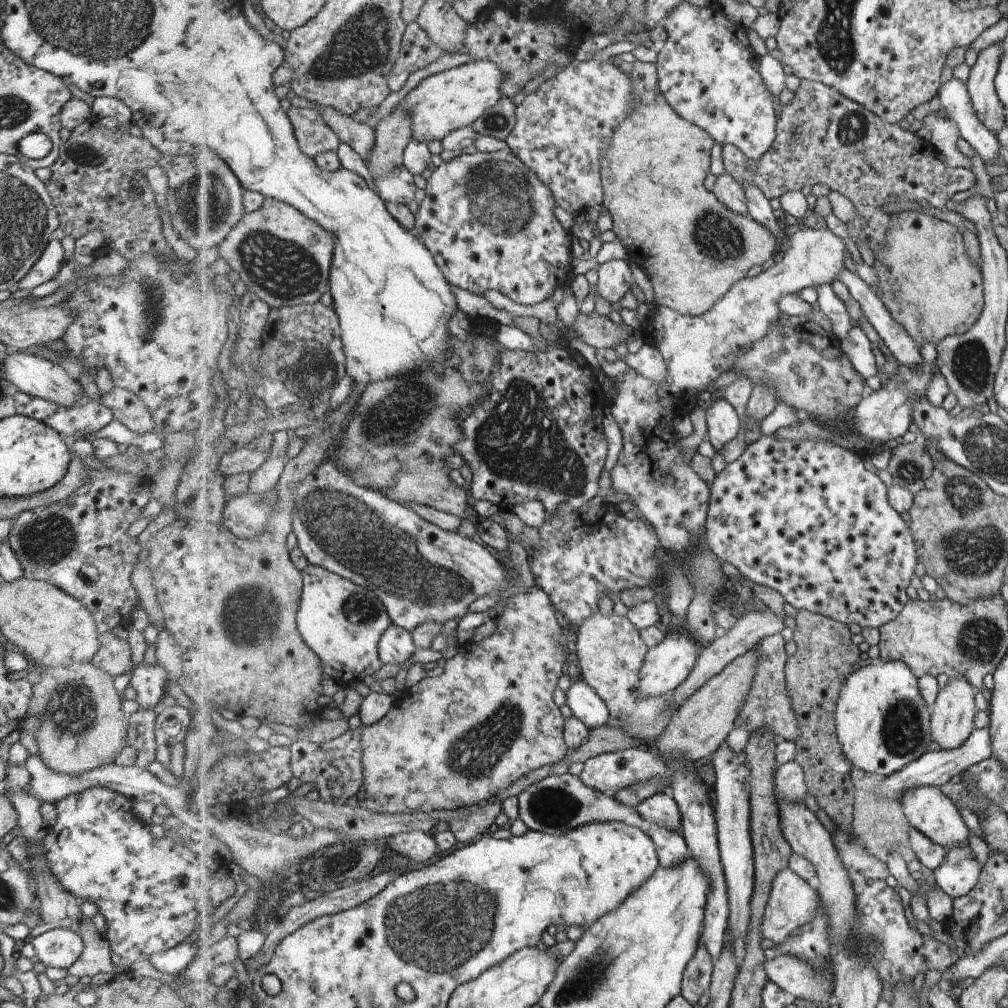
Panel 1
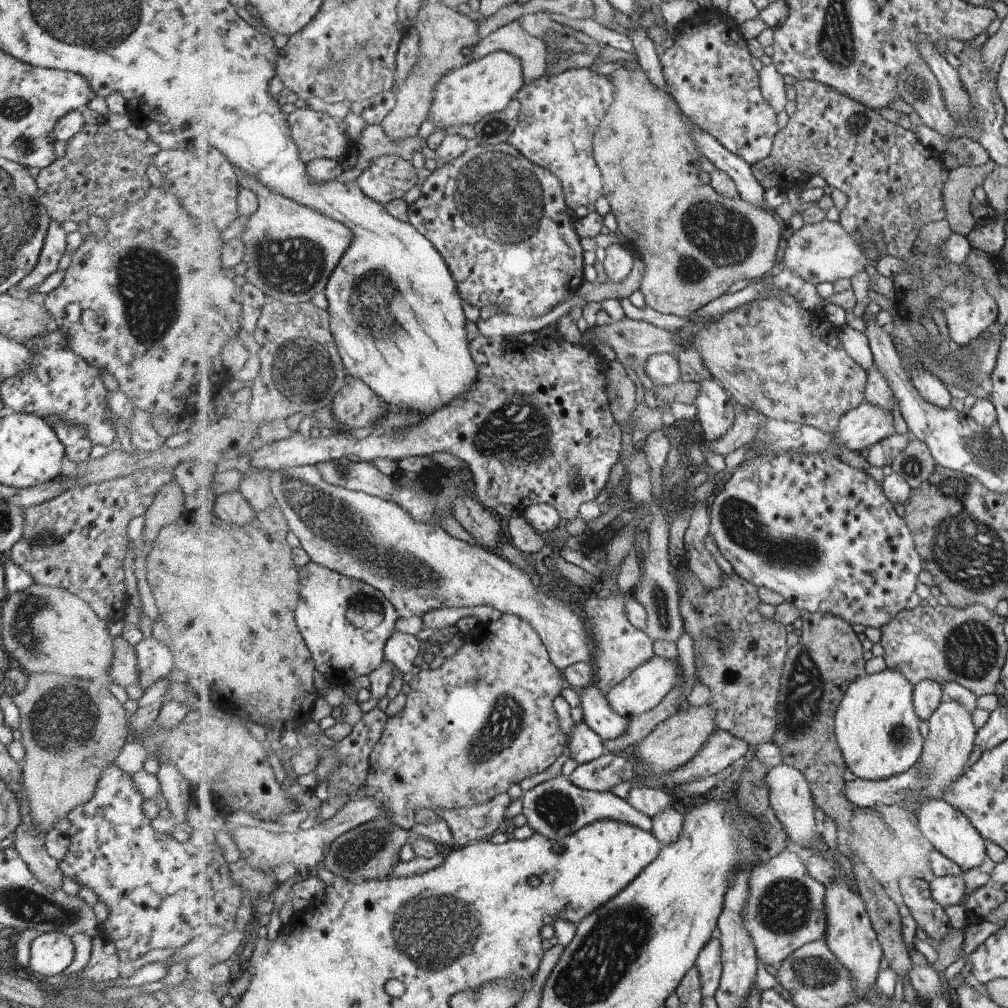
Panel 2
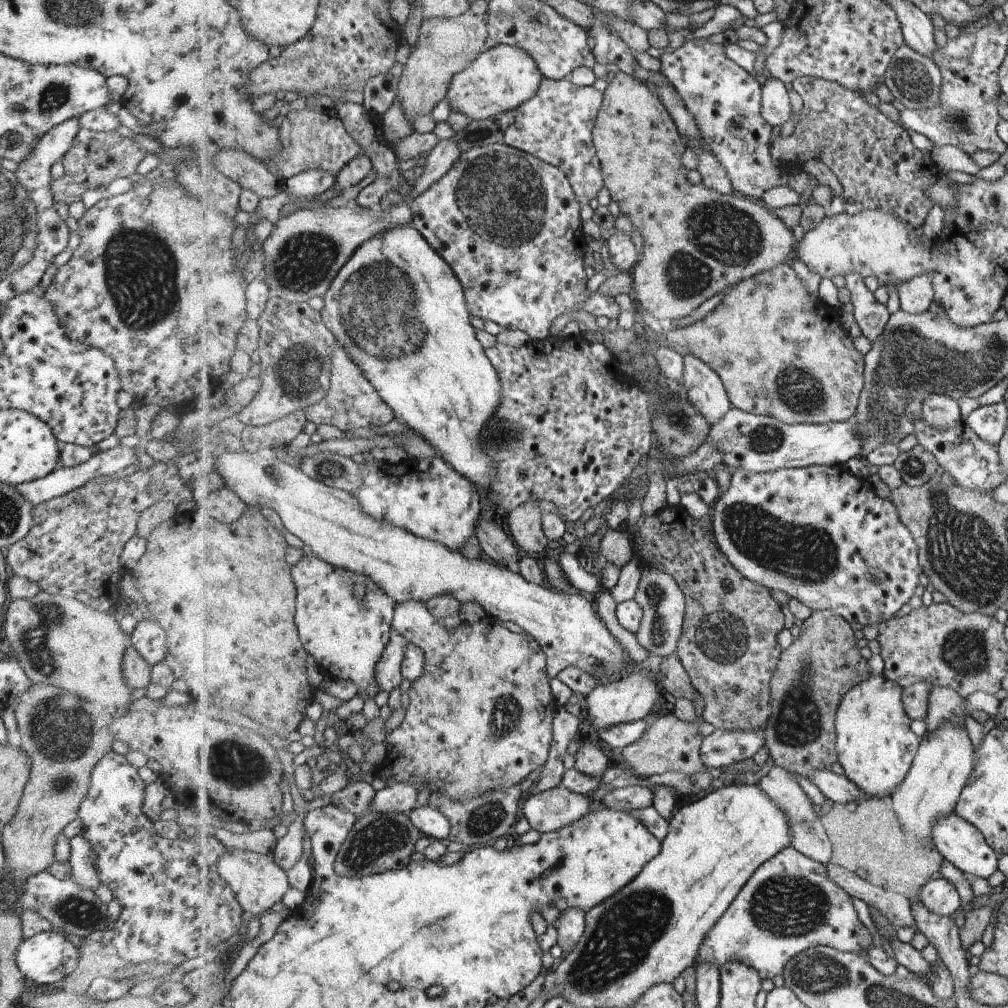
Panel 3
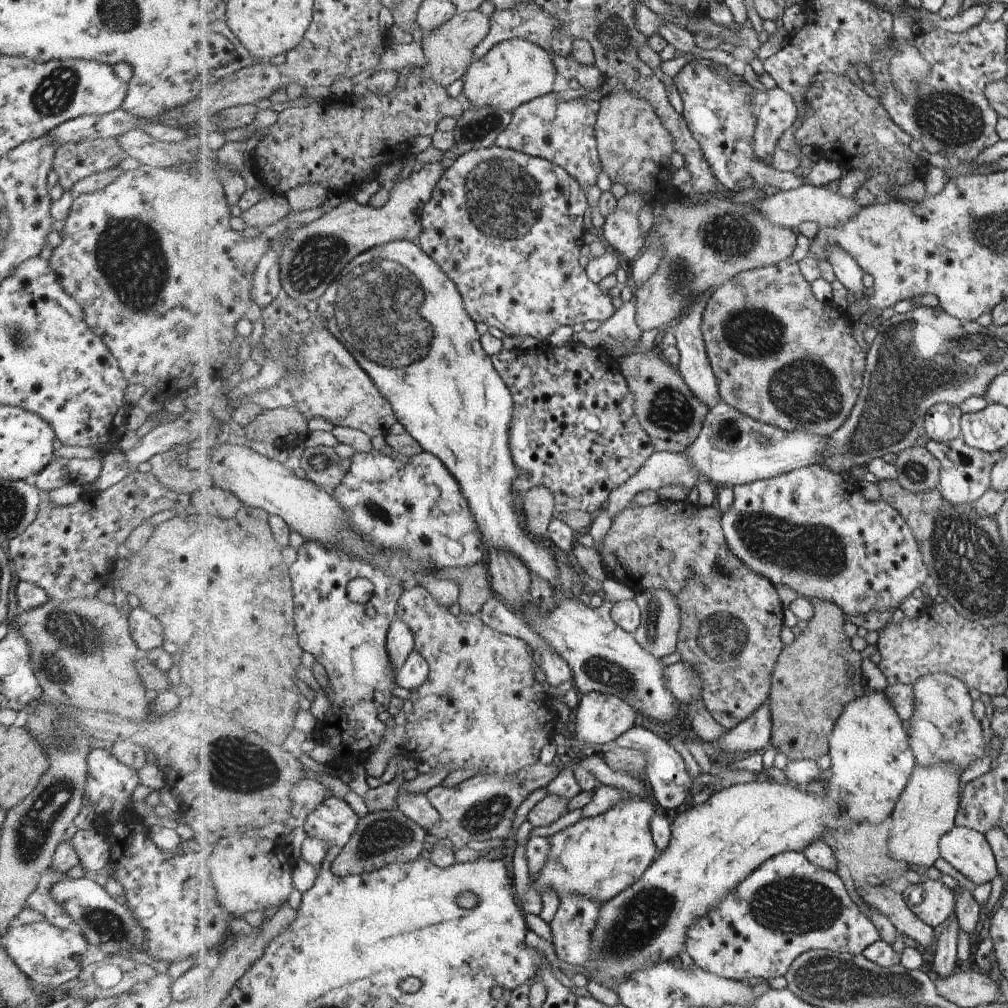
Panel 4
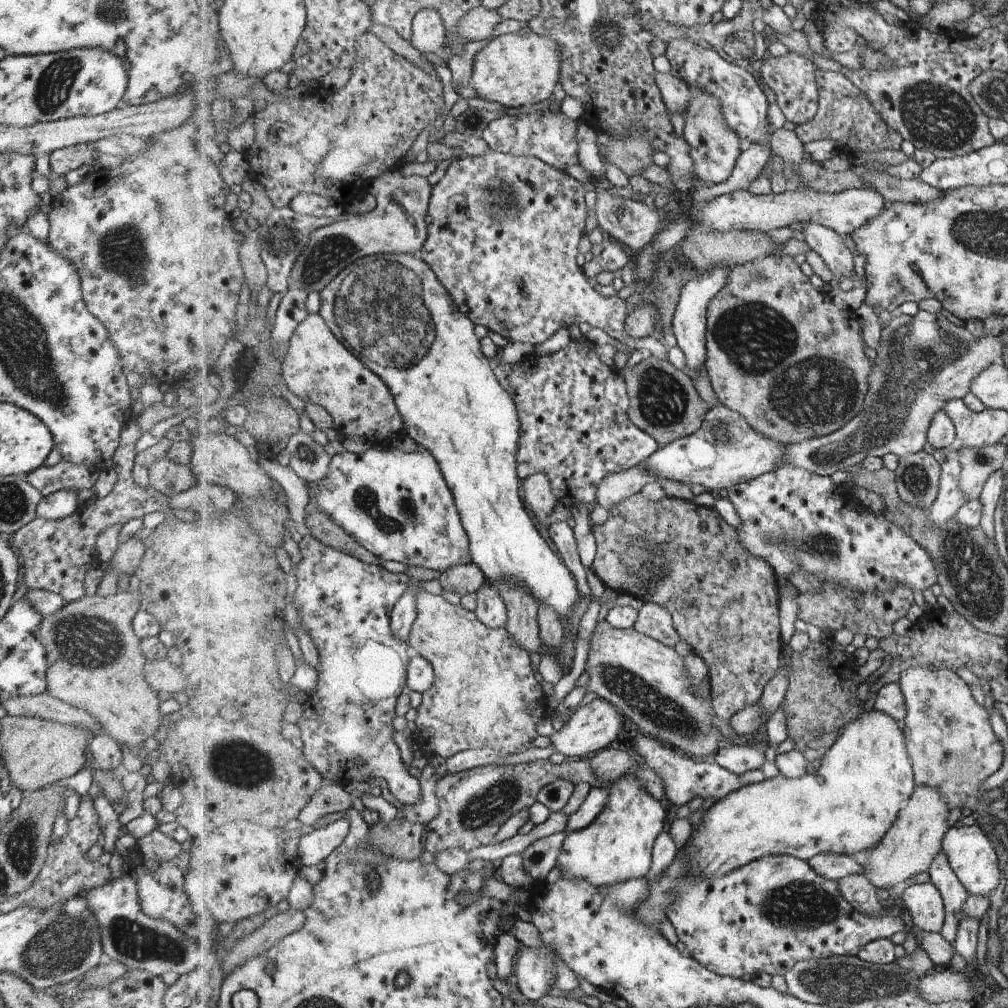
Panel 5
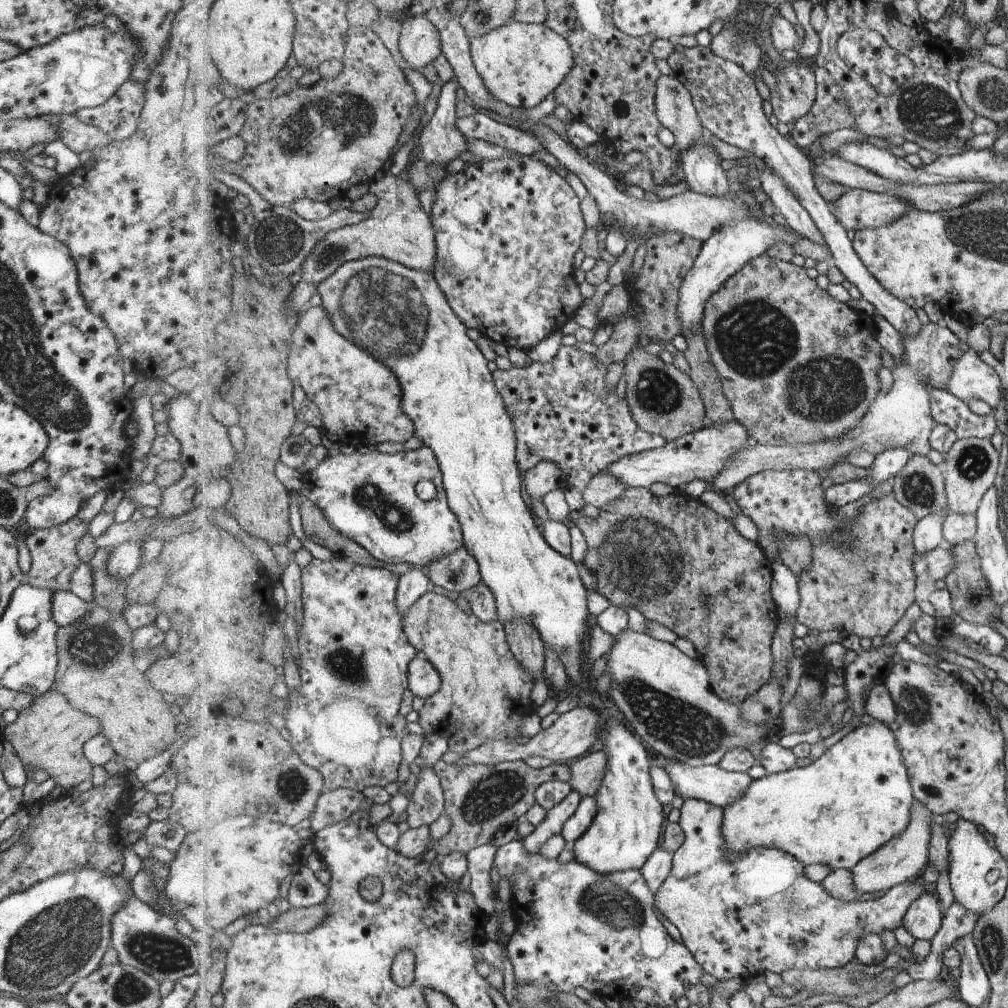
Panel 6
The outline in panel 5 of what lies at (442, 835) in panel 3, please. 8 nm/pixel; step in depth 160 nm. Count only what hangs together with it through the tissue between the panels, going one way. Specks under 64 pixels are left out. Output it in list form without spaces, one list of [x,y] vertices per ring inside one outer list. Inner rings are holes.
[[[308,531],[299,542],[302,559],[298,562],[294,574],[297,578],[298,587],[293,594],[294,606],[296,607],[299,622],[305,632],[308,633],[319,654],[318,665],[318,685],[315,694],[305,700],[303,704],[303,716],[296,724],[301,731],[301,740],[304,744],[304,751],[309,757],[311,764],[317,766],[326,783],[333,785],[347,786],[350,782],[369,782],[373,778],[383,778],[387,782],[390,792],[404,807],[415,806],[422,799],[422,786],[419,780],[409,774],[407,766],[401,760],[401,750],[397,742],[393,740],[395,728],[393,728],[393,718],[395,718],[395,708],[397,708],[397,698],[405,692],[407,688],[408,666],[413,655],[413,650],[409,644],[399,640],[391,630],[390,612],[397,604],[397,601],[408,591],[410,587],[410,577],[405,573],[393,573],[376,564],[364,563],[352,554],[343,552],[338,548],[327,546],[318,538],[313,537],[313,533]]]

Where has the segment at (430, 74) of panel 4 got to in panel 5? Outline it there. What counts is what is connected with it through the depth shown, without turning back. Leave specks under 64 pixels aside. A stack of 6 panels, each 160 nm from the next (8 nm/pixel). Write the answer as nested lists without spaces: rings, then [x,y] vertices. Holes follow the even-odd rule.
[[[481,5],[467,13],[458,24],[458,36],[465,43],[482,41],[492,37],[503,20],[498,9],[487,10]]]

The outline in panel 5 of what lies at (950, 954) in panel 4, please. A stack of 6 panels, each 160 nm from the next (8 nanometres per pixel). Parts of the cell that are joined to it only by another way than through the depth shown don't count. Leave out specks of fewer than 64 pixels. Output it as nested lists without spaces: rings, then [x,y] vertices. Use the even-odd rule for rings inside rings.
[[[944,852],[934,860],[928,874],[942,892],[946,904],[946,922],[940,933],[955,946],[964,906],[971,894],[960,881]]]

